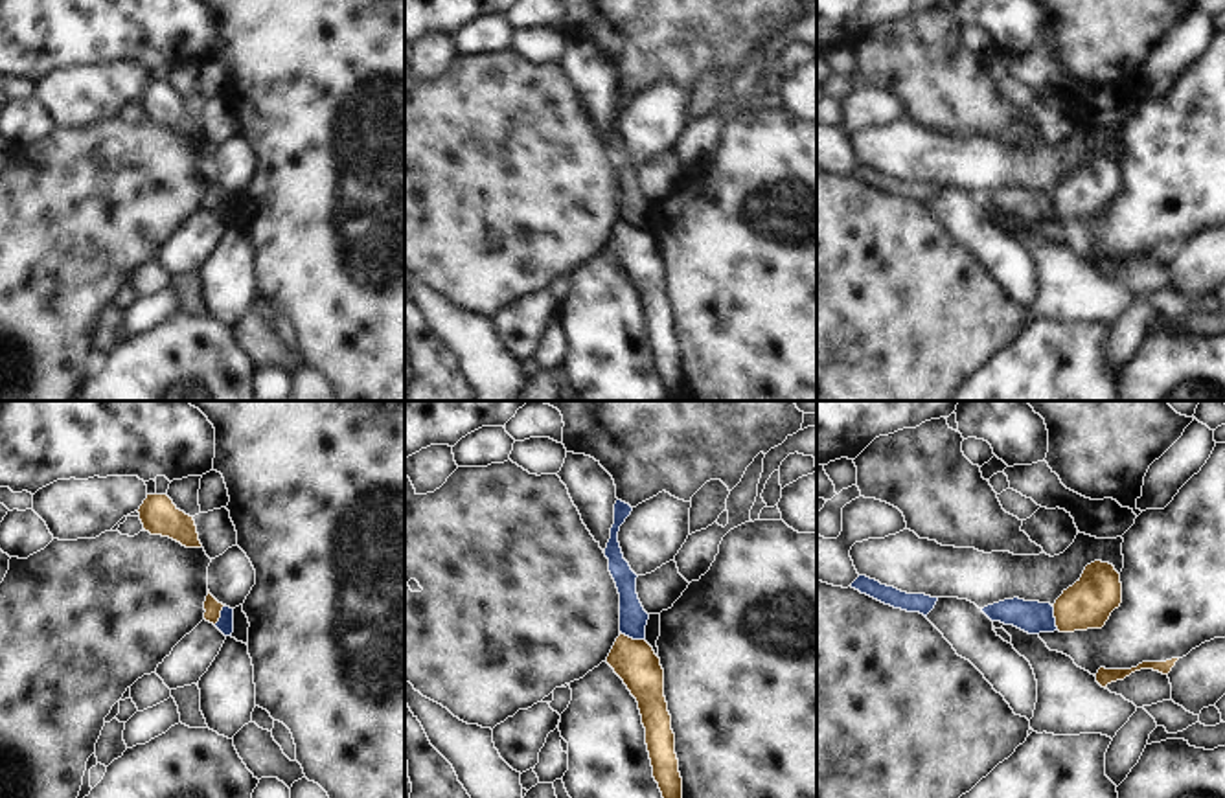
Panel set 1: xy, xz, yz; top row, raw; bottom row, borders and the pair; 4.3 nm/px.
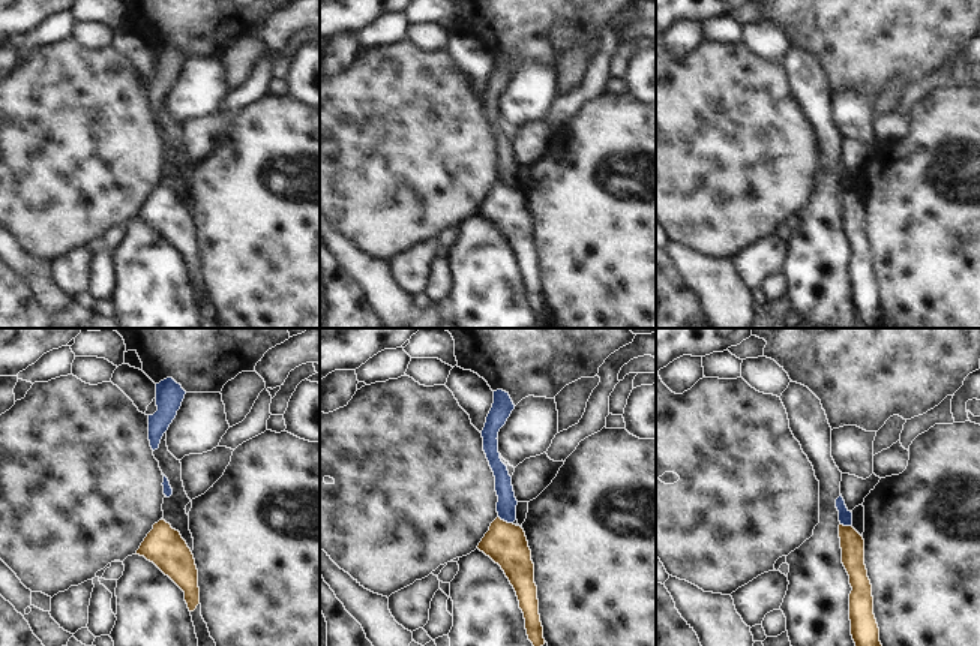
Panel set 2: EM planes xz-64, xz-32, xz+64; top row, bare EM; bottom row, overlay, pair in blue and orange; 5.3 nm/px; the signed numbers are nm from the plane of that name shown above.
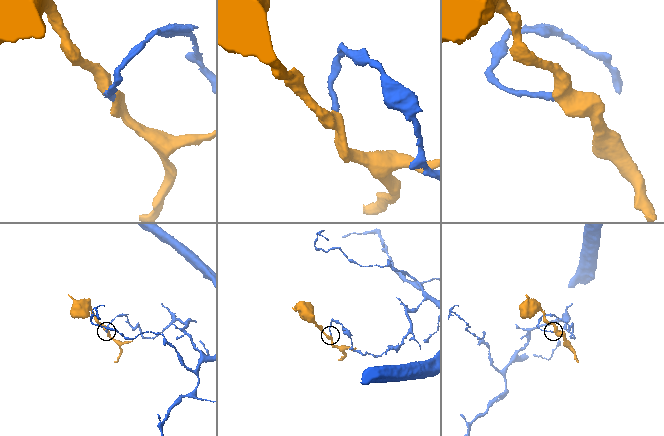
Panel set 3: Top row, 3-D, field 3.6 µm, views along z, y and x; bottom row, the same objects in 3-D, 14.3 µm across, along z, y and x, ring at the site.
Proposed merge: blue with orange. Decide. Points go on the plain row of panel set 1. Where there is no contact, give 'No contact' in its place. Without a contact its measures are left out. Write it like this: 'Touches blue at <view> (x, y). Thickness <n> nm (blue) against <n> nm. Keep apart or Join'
Touches blue at xz (633, 227). Thickness 120 nm (blue) against 190 nm. Keep apart.

